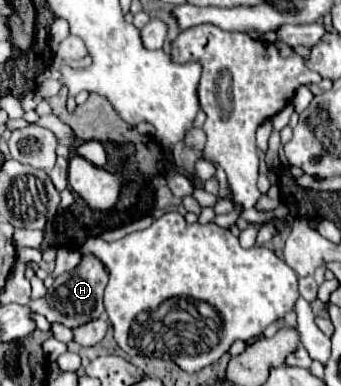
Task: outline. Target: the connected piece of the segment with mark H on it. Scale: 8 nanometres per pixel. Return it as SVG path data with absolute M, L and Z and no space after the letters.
M81 254L79 266L71 272L57 276L47 290L47 296L31 300L31 310L43 314L49 322L59 322L67 328L77 328L89 320L95 320L103 314L103 288L107 286L105 264L93 254Z

